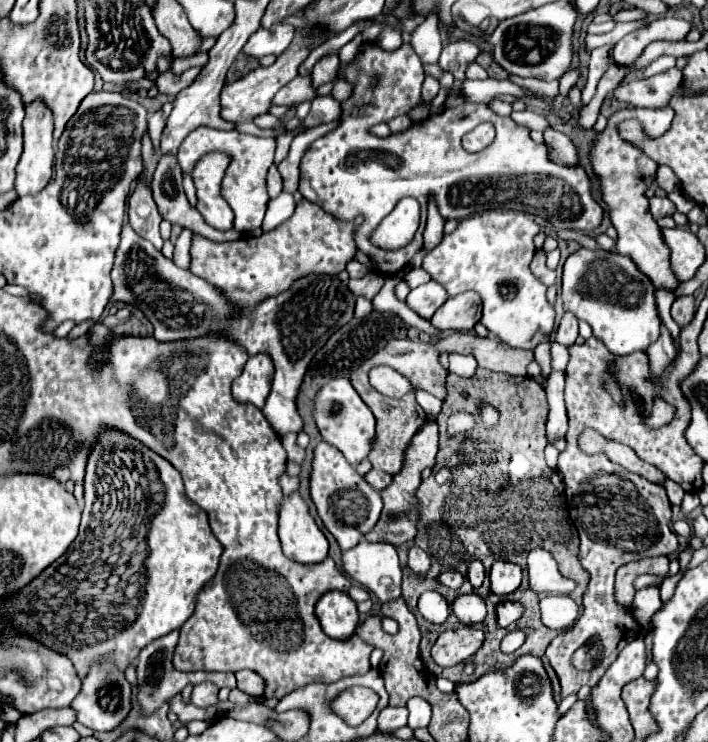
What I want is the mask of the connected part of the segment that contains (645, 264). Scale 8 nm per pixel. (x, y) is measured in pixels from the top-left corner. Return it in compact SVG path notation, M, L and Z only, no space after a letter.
M670 107L620 109L608 117L606 129L596 135L596 139L592 141L592 149L590 149L590 165L592 165L592 173L594 173L600 193L602 193L602 203L608 207L610 221L612 221L614 229L618 231L616 251L622 255L630 255L630 259L638 265L638 269L642 273L646 273L656 287L664 287L668 291L674 291L680 281L670 267L670 261L668 261L670 251L662 239L658 223L650 215L648 197L646 197L646 191L654 185L654 173L656 173L658 165L654 161L650 161L650 157L646 157L640 149L632 147L630 143L624 143L618 135L616 125L624 119L640 119L646 133L658 137L670 127L672 117L674 117L674 111Z

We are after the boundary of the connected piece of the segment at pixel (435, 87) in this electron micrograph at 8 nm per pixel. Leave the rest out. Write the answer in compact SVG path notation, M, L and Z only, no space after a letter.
M426 77L424 85L422 85L422 97L424 97L424 101L432 101L438 91L440 91L440 83L434 77Z

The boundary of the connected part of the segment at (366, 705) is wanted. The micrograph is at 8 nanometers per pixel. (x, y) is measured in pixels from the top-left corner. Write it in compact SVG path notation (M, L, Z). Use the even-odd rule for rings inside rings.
M354 686L344 690L331 703L333 711L348 724L361 724L376 708L379 697L371 689Z

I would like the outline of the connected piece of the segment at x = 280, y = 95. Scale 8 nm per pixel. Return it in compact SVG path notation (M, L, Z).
M294 77L288 85L284 85L272 99L272 105L298 105L302 101L312 101L316 91L312 87L310 77Z

